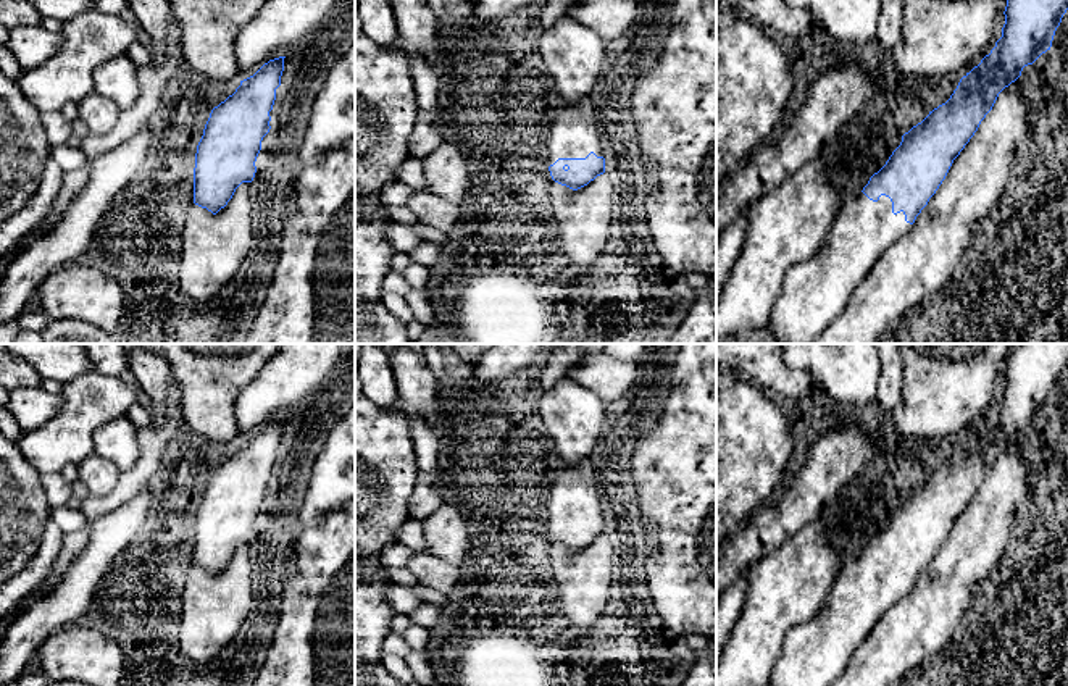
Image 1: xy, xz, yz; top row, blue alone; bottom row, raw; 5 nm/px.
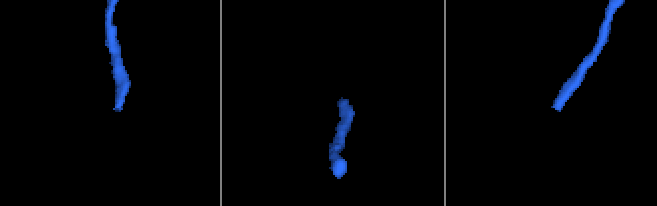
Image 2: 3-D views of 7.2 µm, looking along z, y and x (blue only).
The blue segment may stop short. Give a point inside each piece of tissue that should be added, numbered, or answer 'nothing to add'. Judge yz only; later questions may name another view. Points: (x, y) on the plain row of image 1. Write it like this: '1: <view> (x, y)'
1: yz (815, 652)

